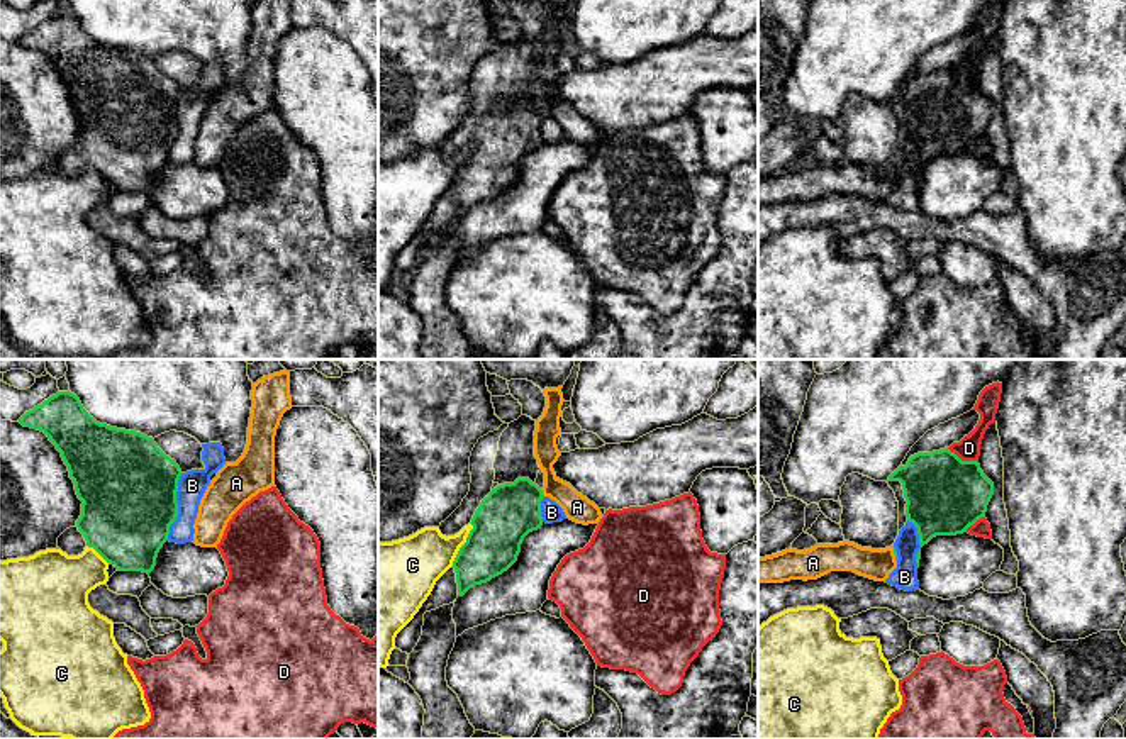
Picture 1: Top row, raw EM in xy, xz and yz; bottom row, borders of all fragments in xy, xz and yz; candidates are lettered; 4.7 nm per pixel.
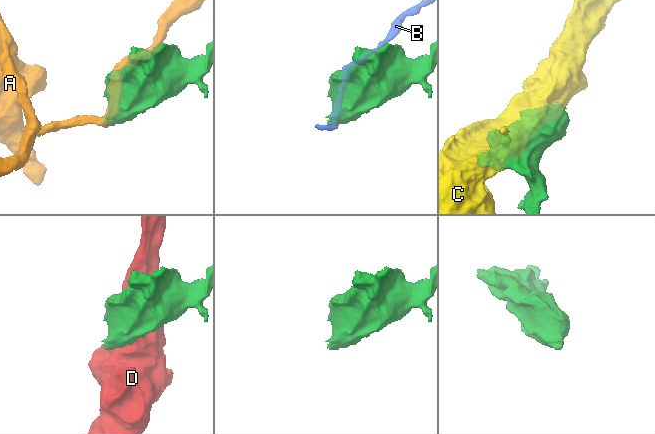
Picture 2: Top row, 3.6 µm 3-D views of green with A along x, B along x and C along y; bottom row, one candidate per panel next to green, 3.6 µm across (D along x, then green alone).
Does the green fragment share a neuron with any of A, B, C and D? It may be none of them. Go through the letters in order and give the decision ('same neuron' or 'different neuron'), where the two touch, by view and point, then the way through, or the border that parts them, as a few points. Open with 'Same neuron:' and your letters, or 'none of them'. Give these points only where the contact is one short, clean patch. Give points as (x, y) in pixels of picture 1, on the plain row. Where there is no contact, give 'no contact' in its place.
Same neuron: none of them
A: different neuron; meets green in xz at (541, 114); border along xz (541, 111), (545, 116)
B: different neuron; meets green in xy at (177, 127)
C: different neuron; meets green in xz at (463, 165)
D: different neuron; meets green in yz at (960, 80); border along yz (947, 68), (962, 80), (977, 82)

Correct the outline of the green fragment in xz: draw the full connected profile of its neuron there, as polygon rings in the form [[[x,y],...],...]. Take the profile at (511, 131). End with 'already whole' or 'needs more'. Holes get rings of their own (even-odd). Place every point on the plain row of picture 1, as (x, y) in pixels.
[[[521,36],[480,58],[471,71],[470,112],[439,146],[446,158],[473,146],[453,181],[458,217],[507,192],[524,158],[543,146],[534,51],[536,41]]]; needs more

